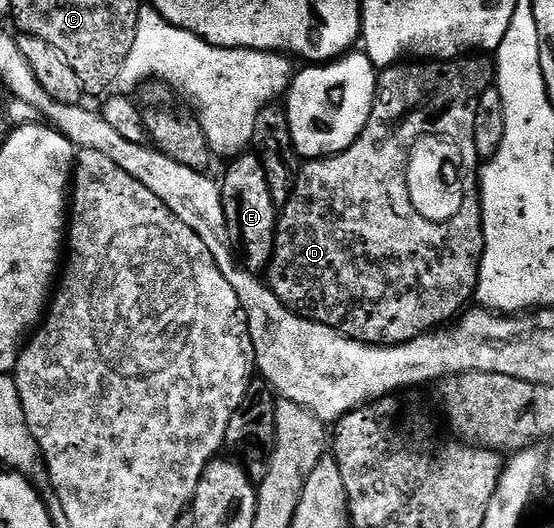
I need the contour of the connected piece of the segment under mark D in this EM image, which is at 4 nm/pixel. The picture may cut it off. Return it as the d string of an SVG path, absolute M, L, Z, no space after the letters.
M466 55L451 61L426 60L424 63L398 63L390 65L388 69L380 70L373 110L361 136L355 139L355 143L351 143L351 147L347 147L341 153L306 160L297 170L297 182L287 203L280 206L277 237L273 241L273 258L270 259L267 266L267 274L269 273L267 284L273 294L292 313L298 313L299 316L306 317L309 321L317 321L321 325L331 327L335 332L342 333L344 337L362 341L364 345L402 345L421 336L422 333L436 330L438 327L452 322L474 300L479 279L479 267L481 266L483 244L481 233L461 231L463 235L459 239L459 247L455 247L455 243L449 241L445 231L441 237L441 231L435 229L437 222L433 222L432 226L421 223L423 216L419 215L414 204L411 203L410 192L405 185L405 178L401 175L401 169L405 169L405 145L409 145L409 137L413 137L413 133L417 133L417 129L433 129L433 133L461 133L461 137L469 137L469 125L475 125L475 110L477 102L481 100L481 92L490 88L494 81L494 62L481 55Z

